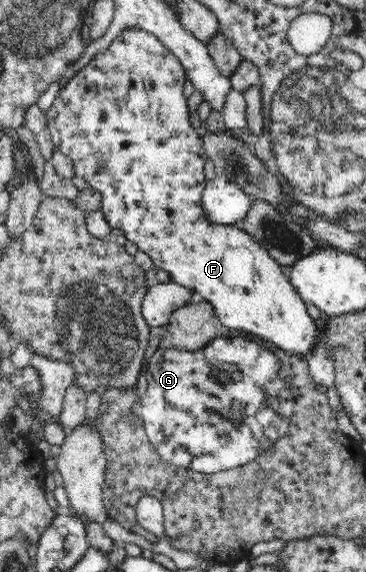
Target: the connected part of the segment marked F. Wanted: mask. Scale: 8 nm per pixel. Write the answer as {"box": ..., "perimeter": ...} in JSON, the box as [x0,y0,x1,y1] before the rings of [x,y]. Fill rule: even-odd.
{"box":[45,29,321,359],"perimeter":[[[141,29],[127,30],[125,33],[118,35],[118,38],[114,39],[106,51],[94,55],[80,71],[73,75],[68,83],[59,89],[51,107],[45,113],[55,149],[72,159],[75,176],[85,179],[90,188],[101,194],[101,211],[110,226],[124,230],[124,239],[133,241],[138,246],[138,251],[148,254],[157,269],[160,268],[168,272],[171,281],[190,288],[194,291],[197,299],[210,302],[214,308],[214,313],[225,327],[254,334],[290,355],[307,359],[310,351],[319,343],[318,335],[321,332],[321,326],[318,326],[318,321],[306,312],[305,301],[302,300],[298,290],[290,283],[288,277],[282,273],[282,267],[274,259],[271,259],[268,251],[246,231],[239,229],[237,226],[216,226],[216,224],[210,223],[210,220],[206,220],[206,215],[203,215],[202,193],[207,183],[204,176],[204,163],[206,163],[207,155],[203,146],[203,139],[198,136],[196,128],[190,122],[190,112],[188,111],[188,104],[186,104],[187,98],[184,96],[186,80],[187,77],[179,59],[154,35],[145,33]]]}

